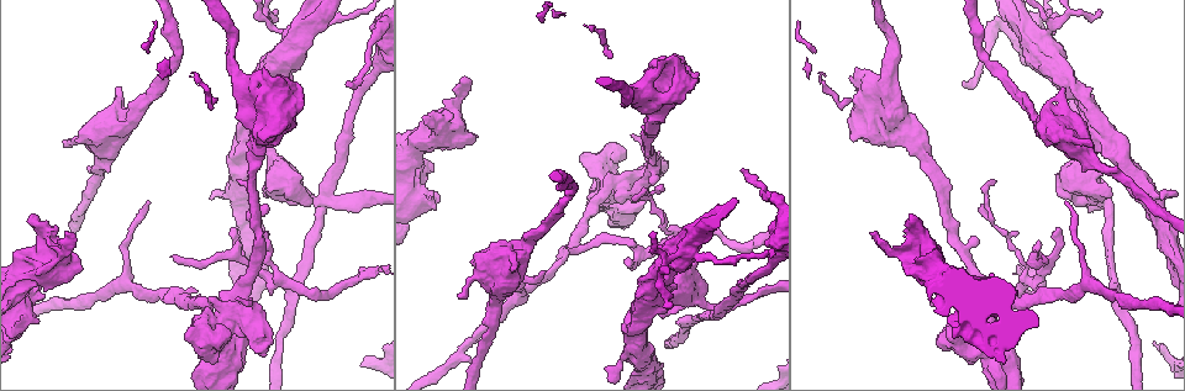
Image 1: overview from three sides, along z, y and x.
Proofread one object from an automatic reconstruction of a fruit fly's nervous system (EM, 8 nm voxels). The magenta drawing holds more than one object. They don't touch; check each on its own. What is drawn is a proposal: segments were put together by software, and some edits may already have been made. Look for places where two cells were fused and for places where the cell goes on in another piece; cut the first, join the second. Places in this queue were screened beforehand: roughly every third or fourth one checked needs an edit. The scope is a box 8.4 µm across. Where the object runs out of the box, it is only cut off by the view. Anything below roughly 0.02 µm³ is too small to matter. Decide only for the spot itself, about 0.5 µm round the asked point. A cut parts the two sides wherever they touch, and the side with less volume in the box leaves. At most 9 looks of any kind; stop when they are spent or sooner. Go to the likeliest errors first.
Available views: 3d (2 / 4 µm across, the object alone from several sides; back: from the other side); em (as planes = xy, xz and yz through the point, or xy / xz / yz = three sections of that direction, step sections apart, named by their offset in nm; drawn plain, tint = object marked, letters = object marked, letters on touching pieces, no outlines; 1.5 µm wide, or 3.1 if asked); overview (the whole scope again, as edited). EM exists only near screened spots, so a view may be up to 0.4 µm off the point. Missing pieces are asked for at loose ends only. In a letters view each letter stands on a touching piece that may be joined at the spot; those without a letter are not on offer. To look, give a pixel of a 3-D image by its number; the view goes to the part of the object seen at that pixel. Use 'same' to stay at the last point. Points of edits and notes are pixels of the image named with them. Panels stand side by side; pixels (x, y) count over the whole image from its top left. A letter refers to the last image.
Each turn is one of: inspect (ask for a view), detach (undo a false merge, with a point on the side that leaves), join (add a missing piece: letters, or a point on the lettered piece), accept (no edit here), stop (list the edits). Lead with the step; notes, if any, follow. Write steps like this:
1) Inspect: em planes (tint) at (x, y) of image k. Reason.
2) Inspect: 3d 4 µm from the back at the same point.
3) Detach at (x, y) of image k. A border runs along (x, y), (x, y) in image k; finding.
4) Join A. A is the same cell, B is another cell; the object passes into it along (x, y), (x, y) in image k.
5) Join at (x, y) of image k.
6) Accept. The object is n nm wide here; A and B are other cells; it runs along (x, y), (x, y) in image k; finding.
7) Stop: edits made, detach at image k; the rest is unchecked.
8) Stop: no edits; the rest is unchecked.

Inspect: 3d 4 µm at (720, 312) of image 1. Looks like a crossing.

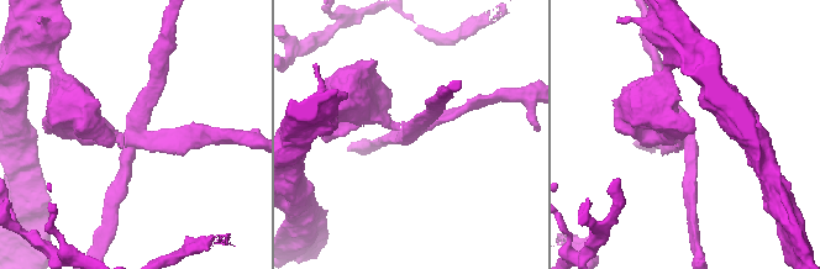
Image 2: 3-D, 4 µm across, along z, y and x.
Inspect: em yz step 8 (tint) at (685, 137) of image 2. 4 arms meet here; need the tissue.

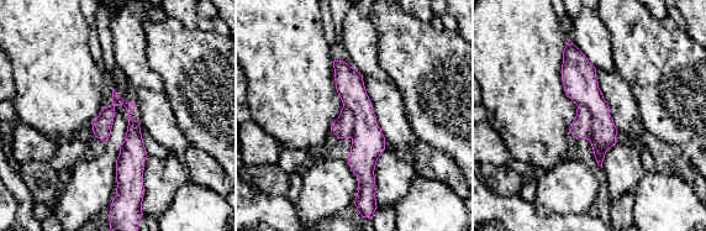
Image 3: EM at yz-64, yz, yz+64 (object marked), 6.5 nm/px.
Inspect: em yz step 8 (letters) at the same point. What lies round it.

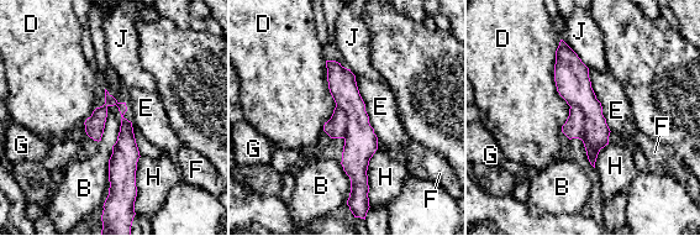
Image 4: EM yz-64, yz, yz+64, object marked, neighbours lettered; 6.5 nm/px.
Detach at (574, 85) of image 4. B, D, E, F, G, H and J are other cells; a border runs along (570, 105), (582, 113), (583, 140) in image 4; a second cell is stuck on.

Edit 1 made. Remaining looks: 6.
Inspect: em yz step 8 (tint) at (619, 189) of image 1.

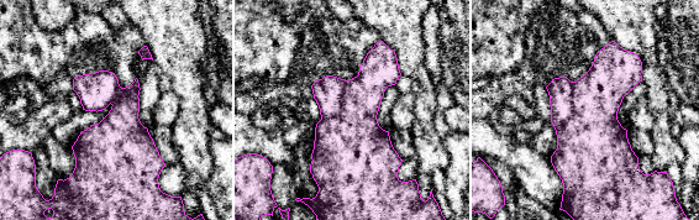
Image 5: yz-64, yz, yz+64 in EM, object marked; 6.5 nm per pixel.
Inspect: em planes (letters) at the same point.

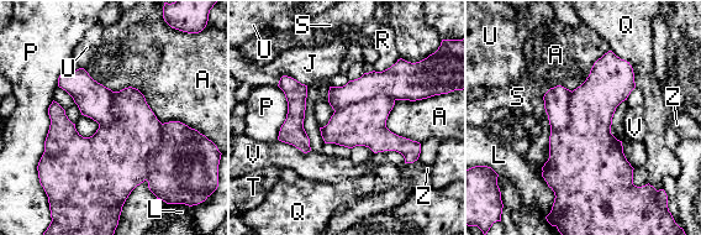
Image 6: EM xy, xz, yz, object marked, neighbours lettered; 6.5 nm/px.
Detach at (399, 82) of image 6. A, J, L, P, Q, R, S, T, U, V and Z are other cells; a border runs along (395, 99), (374, 95), (335, 110) in image 6; a second cell is stuck on.

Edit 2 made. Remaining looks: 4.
Inspect: 3d 2 µm at (65, 142) of image 1. An open end.

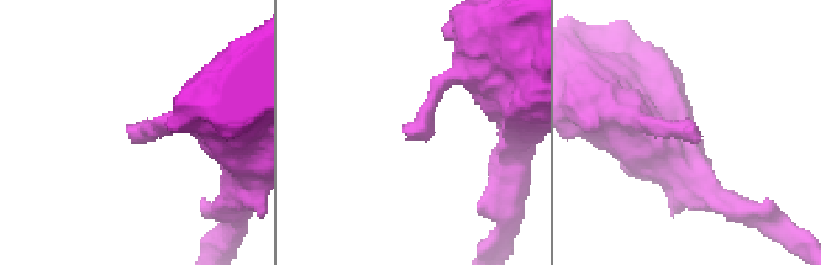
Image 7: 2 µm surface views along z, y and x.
Inspect: em xz step 4 (letters) at (696, 128) of image 7. Shape alone is not enough.

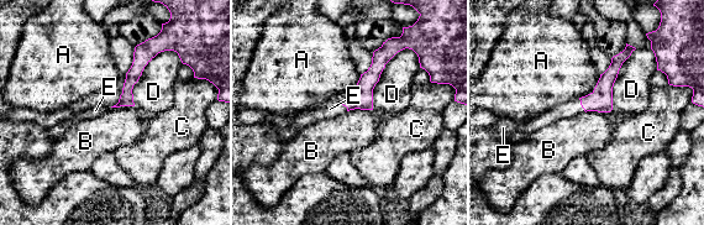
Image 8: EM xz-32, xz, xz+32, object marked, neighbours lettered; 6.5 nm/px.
Inspect: em planes (letters) at the same point. Another direction.

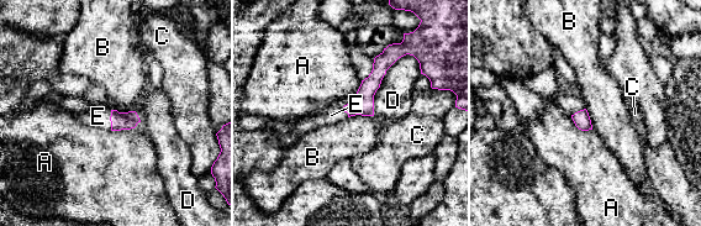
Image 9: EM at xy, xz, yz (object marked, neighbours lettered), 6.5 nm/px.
Join E. E is the same cell, A, B, C and D are other cells; the object passes into it along (128, 120), (110, 119), (98, 116) in image 9; the cell continues.

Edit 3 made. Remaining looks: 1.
Stop: edits made, detach at image 4, detach at image 6, join at image 9; the rest is unchecked.

